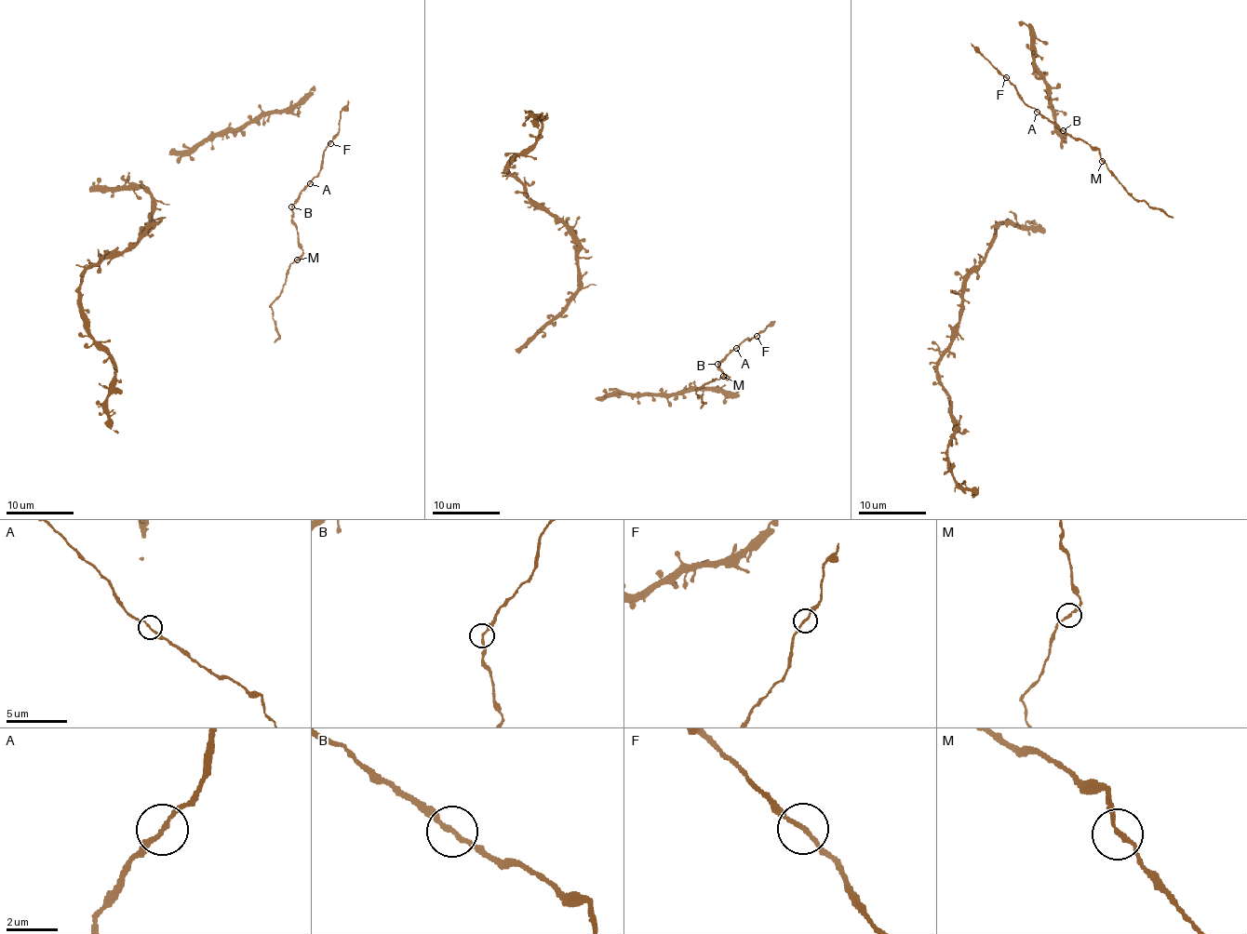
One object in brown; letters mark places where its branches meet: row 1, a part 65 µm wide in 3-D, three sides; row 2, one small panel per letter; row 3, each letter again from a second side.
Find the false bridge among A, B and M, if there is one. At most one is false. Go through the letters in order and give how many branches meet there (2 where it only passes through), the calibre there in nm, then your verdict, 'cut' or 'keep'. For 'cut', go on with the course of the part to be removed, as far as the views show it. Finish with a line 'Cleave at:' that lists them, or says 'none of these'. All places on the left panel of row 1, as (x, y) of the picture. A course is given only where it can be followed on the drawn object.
A: 2 | 160 nm | keep
B: 2 | 180 nm | keep
M: 2 | 170 nm | keep
Cleave at: none of these

